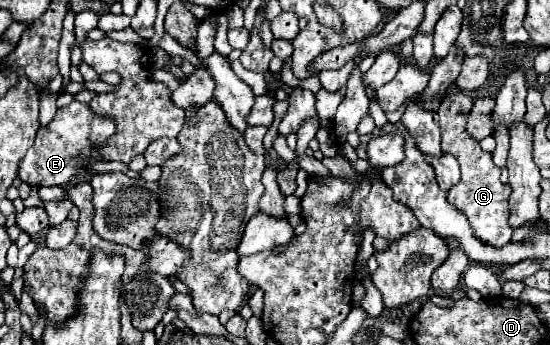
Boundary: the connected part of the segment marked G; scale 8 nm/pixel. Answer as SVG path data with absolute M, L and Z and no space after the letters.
M450 93L442 99L438 107L440 115L440 131L442 131L442 151L450 153L458 159L460 169L462 169L462 179L458 185L450 187L448 199L464 211L464 215L470 221L470 227L478 239L502 247L512 239L514 227L508 223L508 197L510 197L510 187L500 181L500 167L492 163L492 153L482 151L480 143L466 131L466 119L470 115L472 107L472 97L466 93Z

